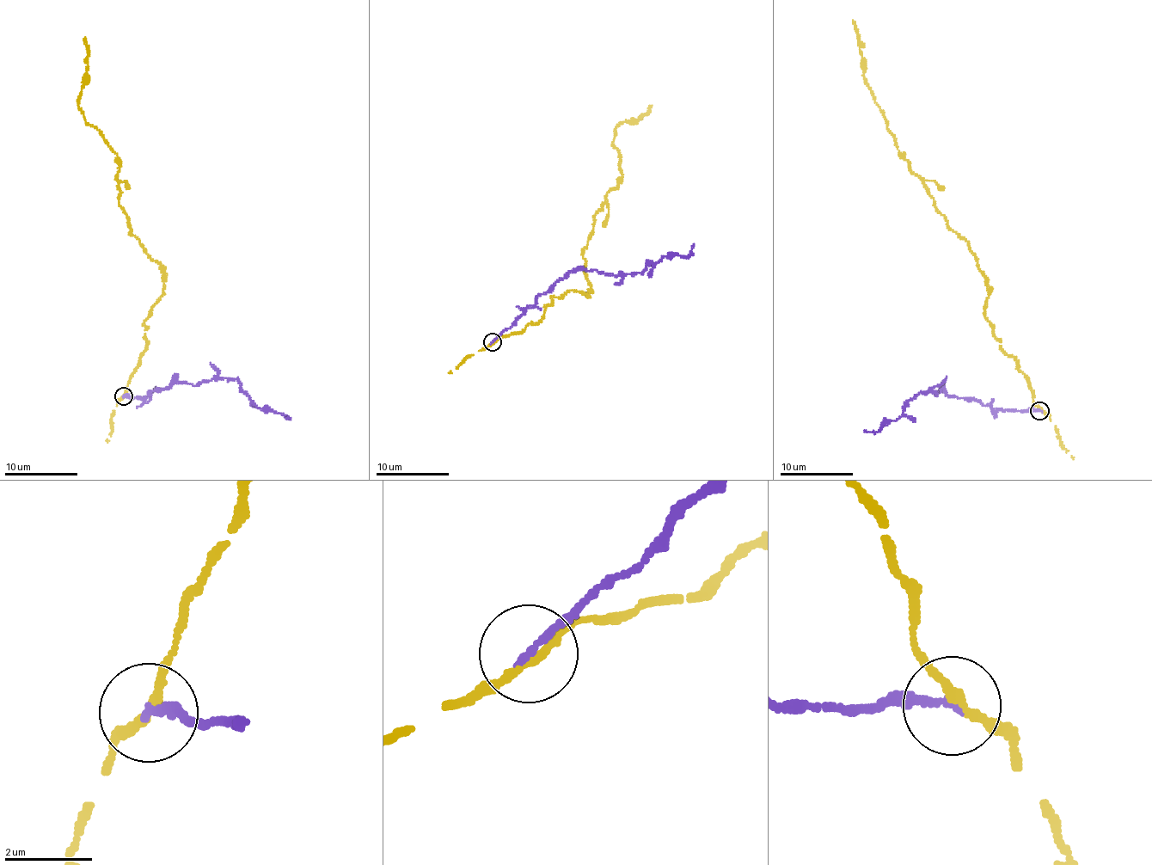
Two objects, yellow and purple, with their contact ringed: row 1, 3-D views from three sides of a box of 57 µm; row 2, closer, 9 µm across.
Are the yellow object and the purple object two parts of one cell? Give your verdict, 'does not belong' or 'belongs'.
does not belong

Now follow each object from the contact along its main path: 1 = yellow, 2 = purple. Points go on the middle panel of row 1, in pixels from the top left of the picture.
1: (493, 342), (536, 322), (553, 297), (589, 293), (583, 256), (592, 217), (623, 174), (615, 128), (652, 105)
2: (493, 342), (542, 294), (577, 268), (610, 275), (641, 272), (664, 256), (687, 256), (694, 244)

